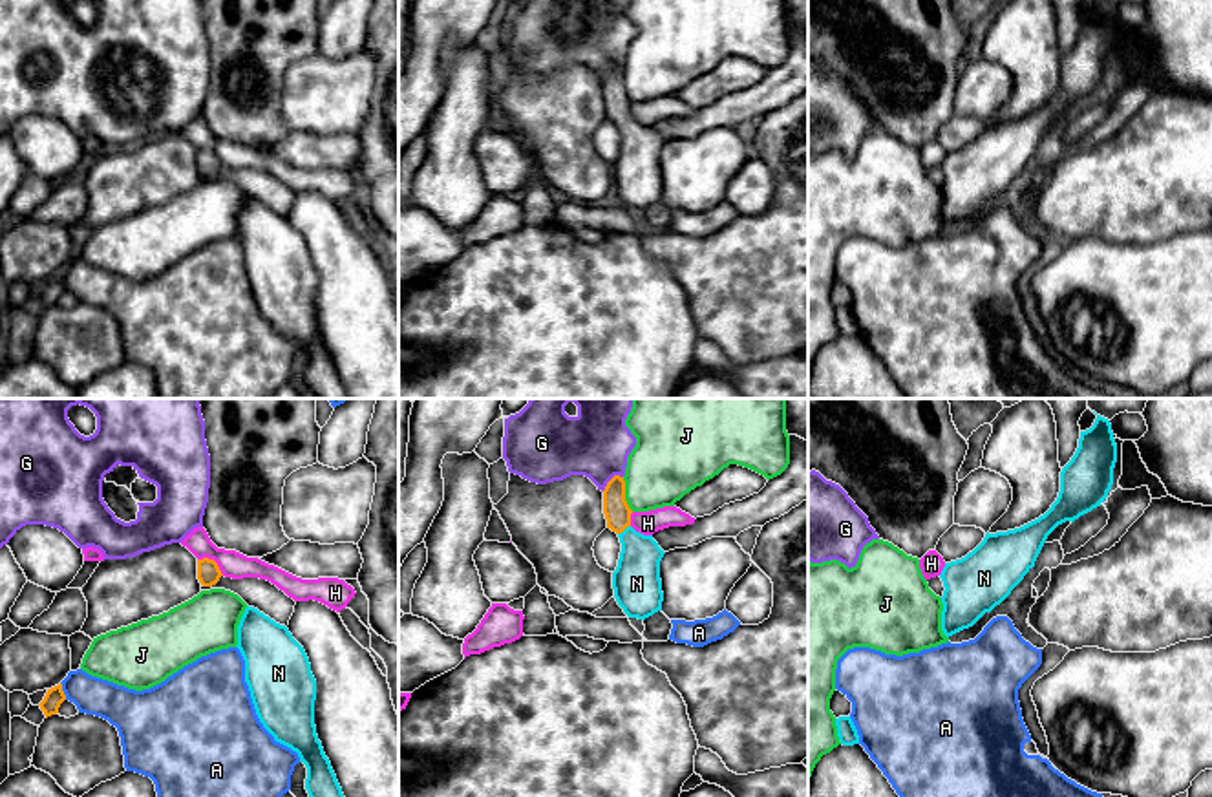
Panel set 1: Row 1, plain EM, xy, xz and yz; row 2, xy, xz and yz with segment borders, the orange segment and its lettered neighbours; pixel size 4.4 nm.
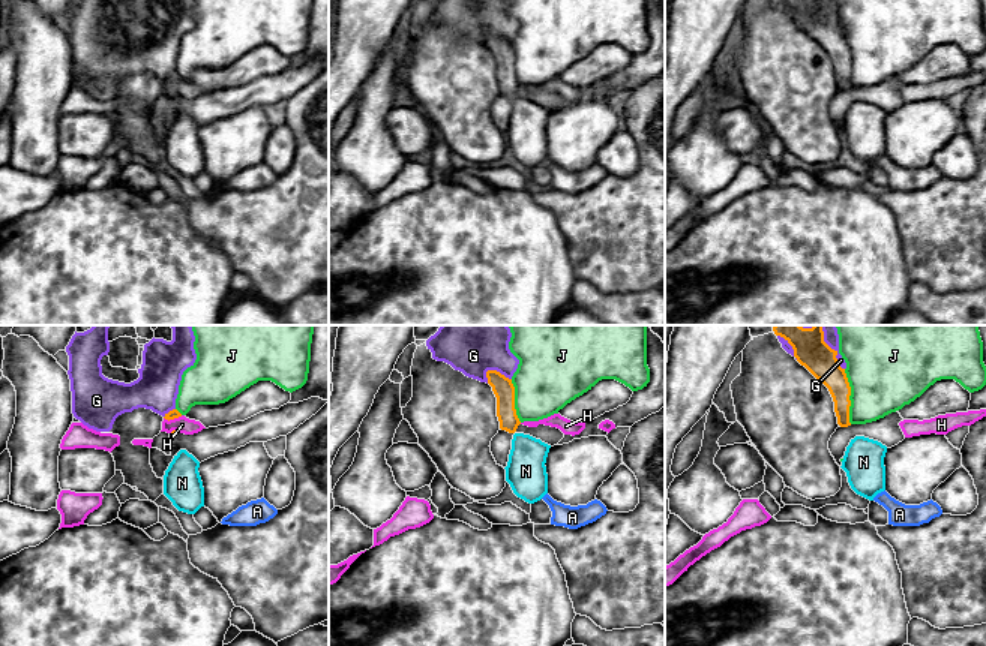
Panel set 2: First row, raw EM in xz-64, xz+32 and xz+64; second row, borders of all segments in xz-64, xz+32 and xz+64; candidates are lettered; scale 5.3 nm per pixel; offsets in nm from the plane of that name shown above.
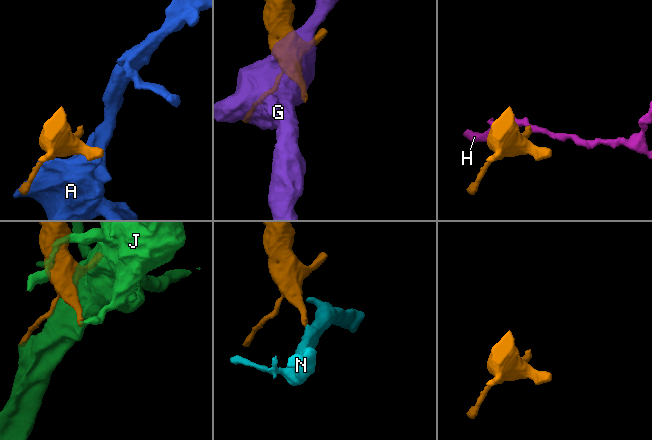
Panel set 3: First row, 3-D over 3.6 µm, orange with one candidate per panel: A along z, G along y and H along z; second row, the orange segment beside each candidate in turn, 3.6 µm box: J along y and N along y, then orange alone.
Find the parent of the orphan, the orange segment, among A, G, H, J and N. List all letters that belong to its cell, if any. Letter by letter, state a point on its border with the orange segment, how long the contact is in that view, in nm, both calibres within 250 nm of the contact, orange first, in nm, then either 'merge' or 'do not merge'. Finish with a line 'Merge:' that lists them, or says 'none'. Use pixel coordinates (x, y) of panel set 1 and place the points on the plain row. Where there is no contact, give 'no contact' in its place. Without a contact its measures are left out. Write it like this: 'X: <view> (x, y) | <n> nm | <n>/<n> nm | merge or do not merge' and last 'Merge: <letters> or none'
A: xy (63, 282) | 80 nm | 80/170 nm | do not merge
G: xz (611, 70) | 120 nm | 120/300 nm | do not merge
H: xy (212, 150) | 140 nm | 100/120 nm | do not merge
J: xz (624, 85) | 160 nm | 120/320 nm | do not merge
N: xz (624, 119) | 70 nm | 120/220 nm | merge
Merge: N

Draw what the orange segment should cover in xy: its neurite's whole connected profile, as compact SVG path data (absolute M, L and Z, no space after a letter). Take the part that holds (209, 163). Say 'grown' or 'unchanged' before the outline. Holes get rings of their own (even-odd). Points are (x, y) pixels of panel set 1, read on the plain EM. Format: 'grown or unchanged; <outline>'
unchanged; M197 150L197 170L203 177L212 177L219 172L221 161L214 150Z

